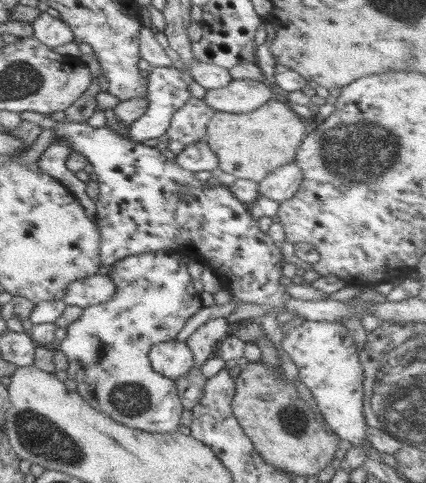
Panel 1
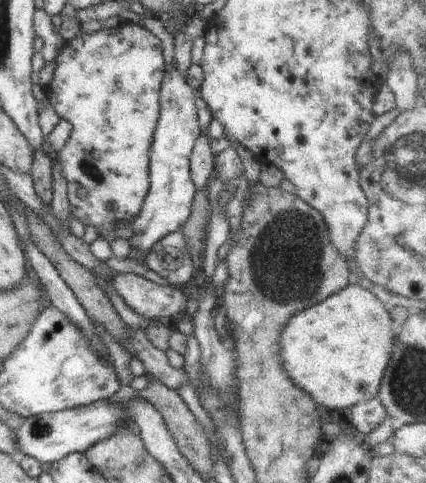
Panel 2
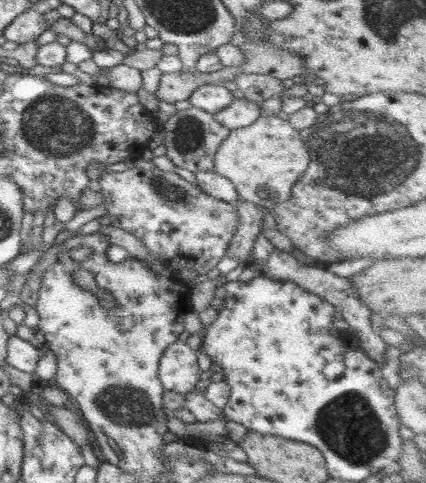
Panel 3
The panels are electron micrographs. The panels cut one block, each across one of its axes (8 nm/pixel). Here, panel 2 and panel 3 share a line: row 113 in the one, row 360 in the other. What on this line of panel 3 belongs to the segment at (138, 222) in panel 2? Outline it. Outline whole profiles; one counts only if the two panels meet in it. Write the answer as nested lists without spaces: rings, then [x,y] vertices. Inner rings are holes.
[[[183,341],[166,347],[159,360],[159,380],[165,390],[186,396],[200,380],[198,351]]]

